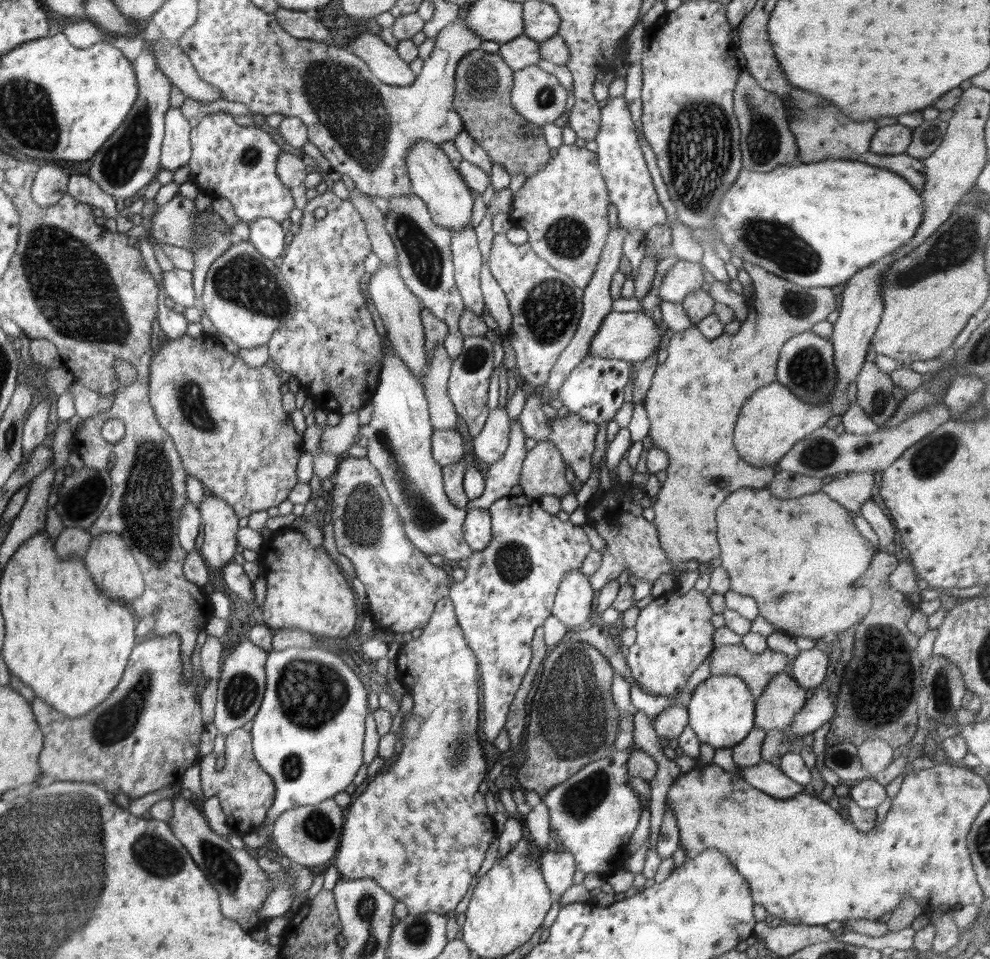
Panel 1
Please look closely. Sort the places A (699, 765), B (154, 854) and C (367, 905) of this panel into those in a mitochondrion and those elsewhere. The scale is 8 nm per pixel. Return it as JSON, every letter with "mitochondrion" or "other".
{"A":"other","B":"mitochondrion","C":"mitochondrion"}

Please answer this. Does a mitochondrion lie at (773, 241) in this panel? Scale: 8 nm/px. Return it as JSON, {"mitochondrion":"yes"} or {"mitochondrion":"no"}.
{"mitochondrion":"yes"}

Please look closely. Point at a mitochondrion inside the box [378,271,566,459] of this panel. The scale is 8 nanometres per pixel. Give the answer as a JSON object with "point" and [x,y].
{"point":[475,358]}

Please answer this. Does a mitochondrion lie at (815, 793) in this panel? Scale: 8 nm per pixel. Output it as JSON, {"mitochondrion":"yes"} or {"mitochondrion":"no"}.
{"mitochondrion":"no"}

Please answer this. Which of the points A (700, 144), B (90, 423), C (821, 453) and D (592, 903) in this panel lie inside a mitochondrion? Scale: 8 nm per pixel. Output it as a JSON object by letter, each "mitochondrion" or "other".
{"A":"mitochondrion","B":"other","C":"mitochondrion","D":"other"}

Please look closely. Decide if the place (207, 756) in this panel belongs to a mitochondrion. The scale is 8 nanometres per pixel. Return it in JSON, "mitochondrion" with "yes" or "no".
{"mitochondrion":"no"}

